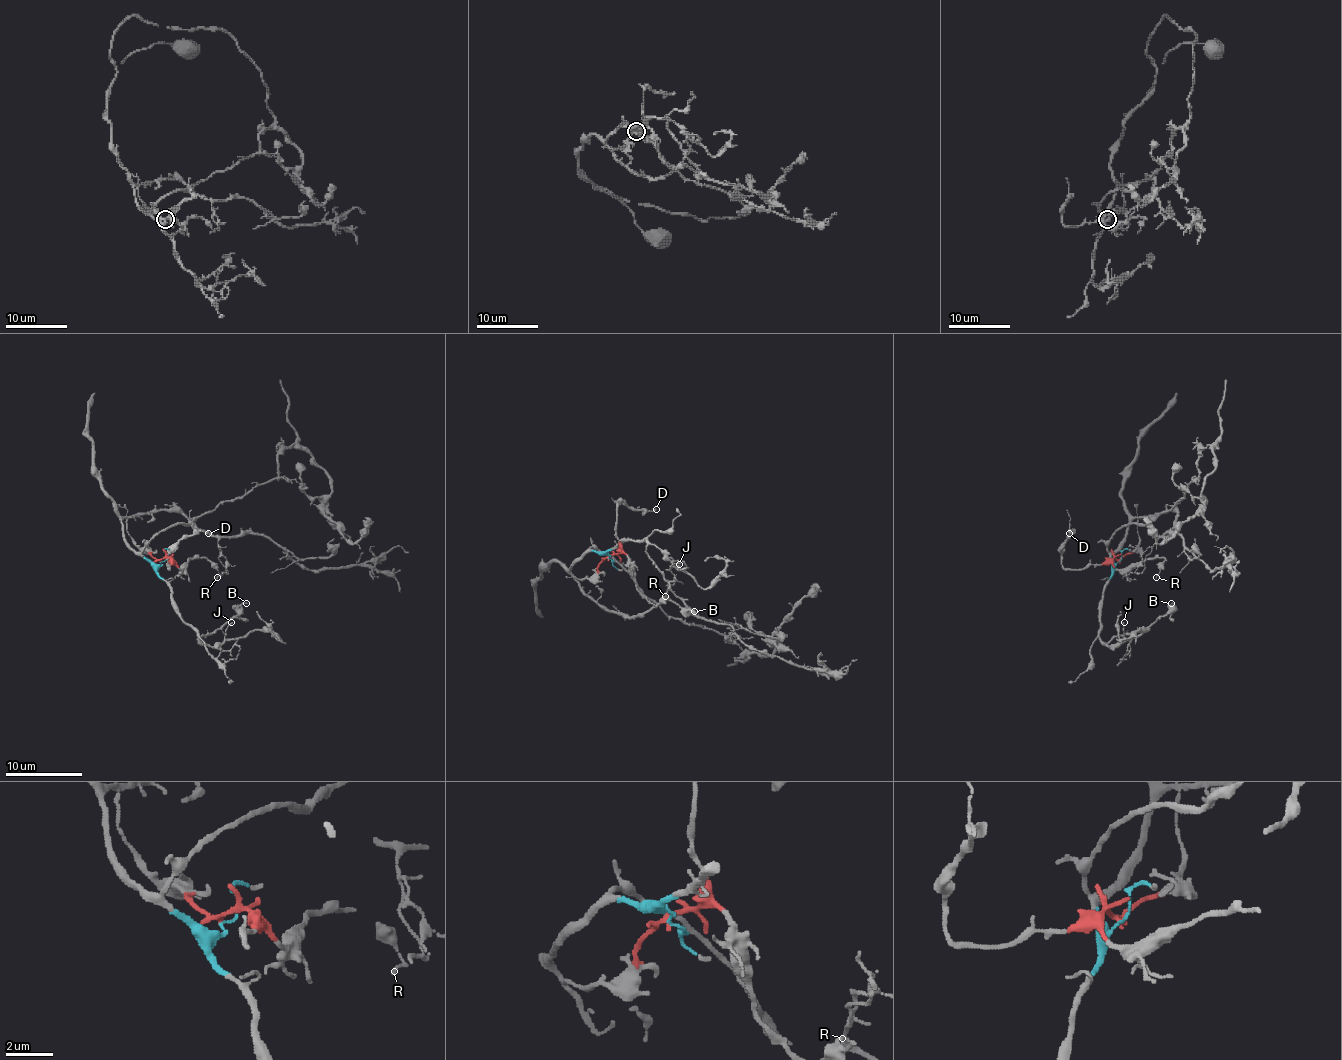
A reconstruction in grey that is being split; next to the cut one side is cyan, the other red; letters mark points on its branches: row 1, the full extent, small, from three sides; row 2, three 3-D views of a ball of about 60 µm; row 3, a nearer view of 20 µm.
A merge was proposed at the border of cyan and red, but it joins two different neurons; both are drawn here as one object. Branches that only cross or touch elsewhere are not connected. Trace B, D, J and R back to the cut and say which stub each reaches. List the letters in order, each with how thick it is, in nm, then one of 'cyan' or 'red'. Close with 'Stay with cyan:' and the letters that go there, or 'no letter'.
B: 120 nm | cyan
D: 120 nm | red
J: 130 nm | cyan
R: 130 nm | red
Stay with cyan: B, J

